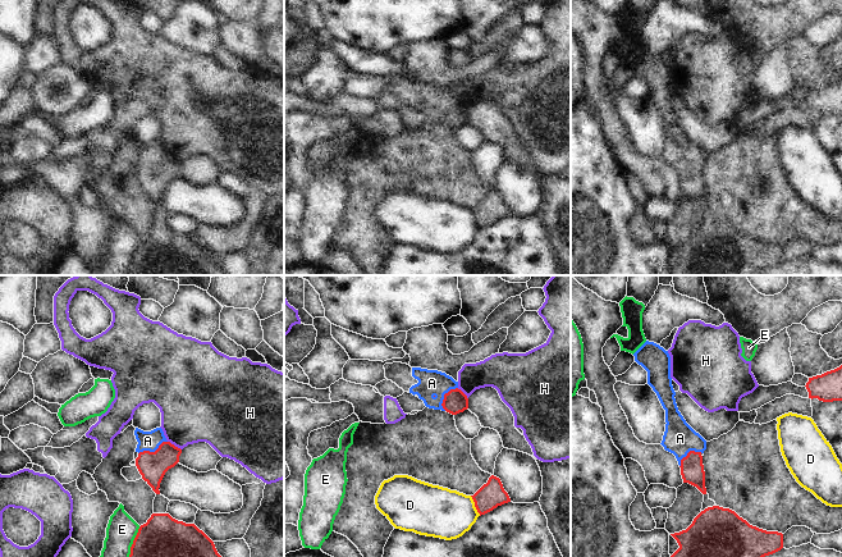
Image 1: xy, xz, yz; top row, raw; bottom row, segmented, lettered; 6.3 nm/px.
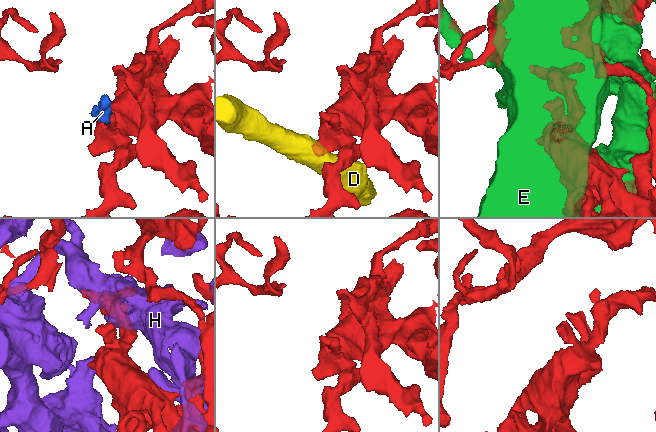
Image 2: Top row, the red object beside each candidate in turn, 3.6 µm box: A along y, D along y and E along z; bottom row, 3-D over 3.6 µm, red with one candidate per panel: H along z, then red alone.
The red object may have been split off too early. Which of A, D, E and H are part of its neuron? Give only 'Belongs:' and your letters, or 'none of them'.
Belongs: A

